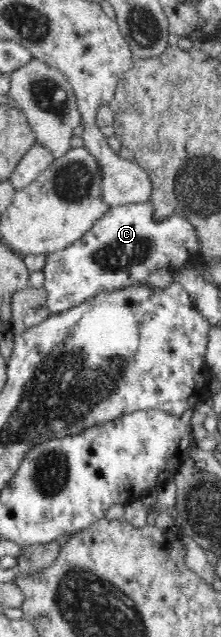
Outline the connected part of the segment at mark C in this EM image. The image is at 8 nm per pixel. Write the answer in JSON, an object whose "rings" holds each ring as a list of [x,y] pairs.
{"rings":[[[151,200],[109,207],[108,212],[93,227],[66,249],[50,253],[42,269],[48,292],[46,304],[52,314],[62,313],[98,296],[101,292],[114,292],[134,285],[144,284],[156,270],[180,270],[187,262],[194,263],[199,257],[199,237],[192,223],[181,216],[157,217]]]}

